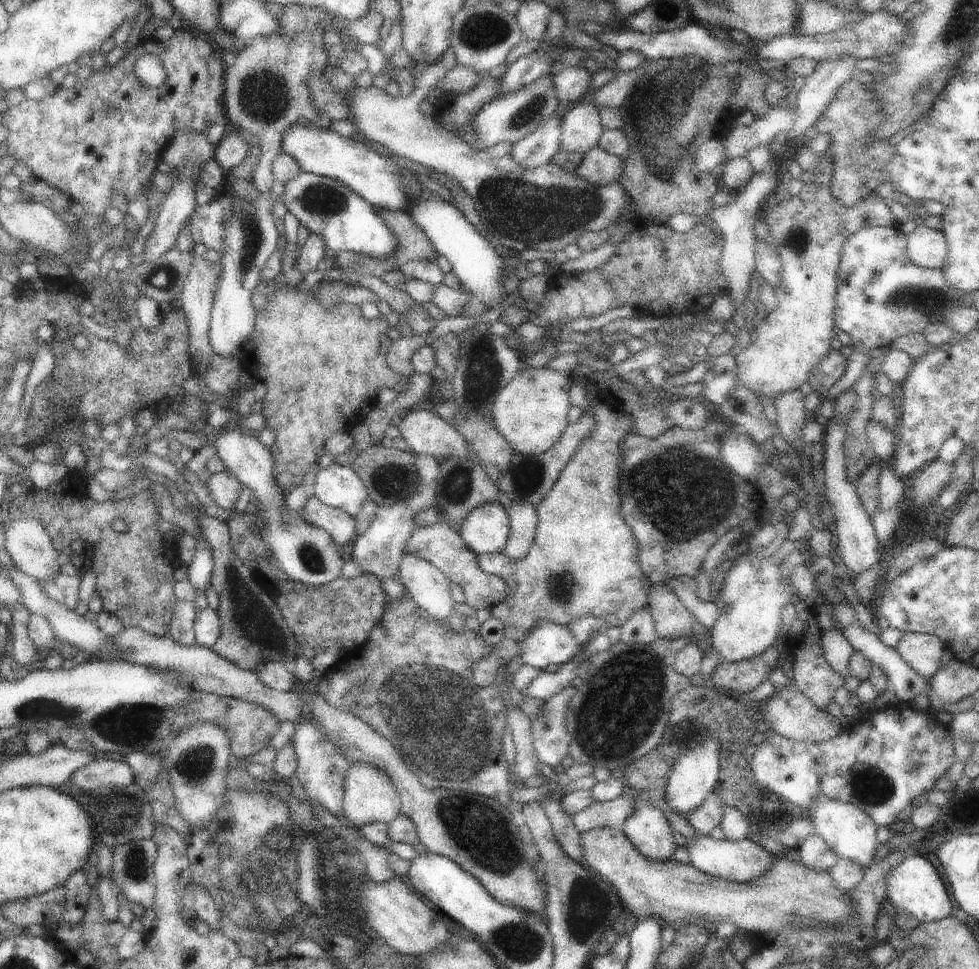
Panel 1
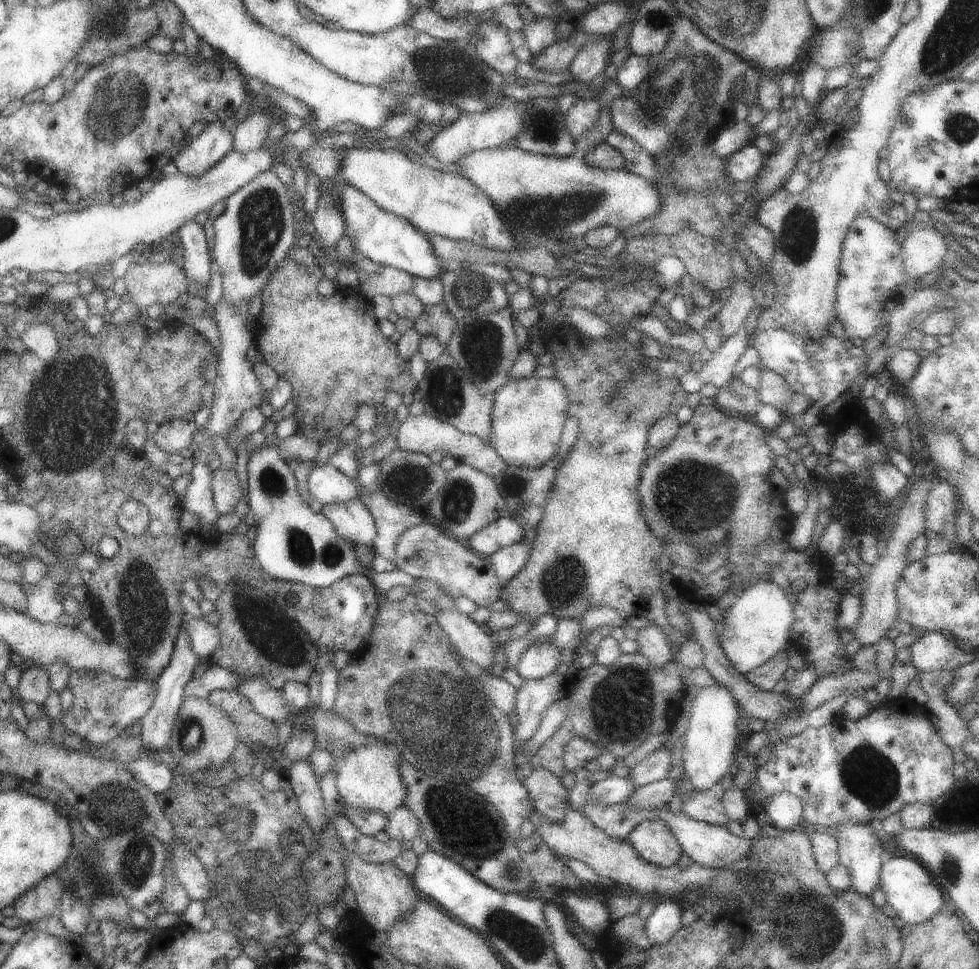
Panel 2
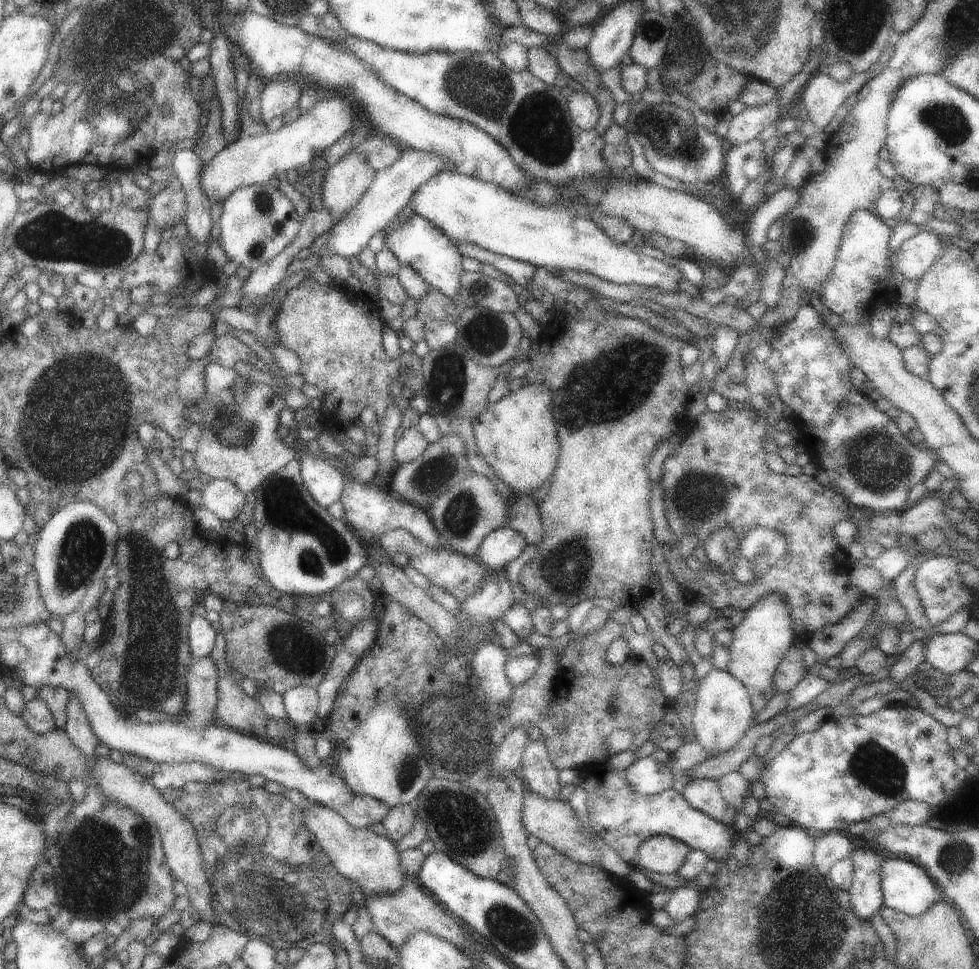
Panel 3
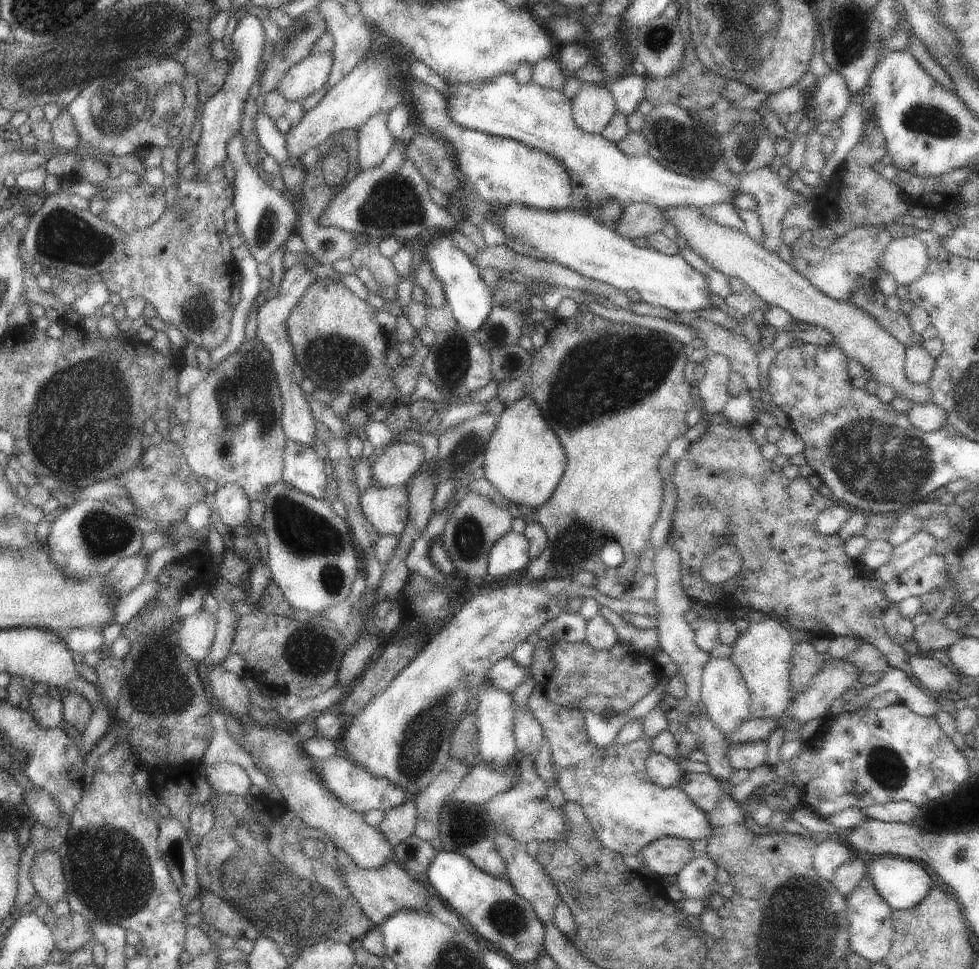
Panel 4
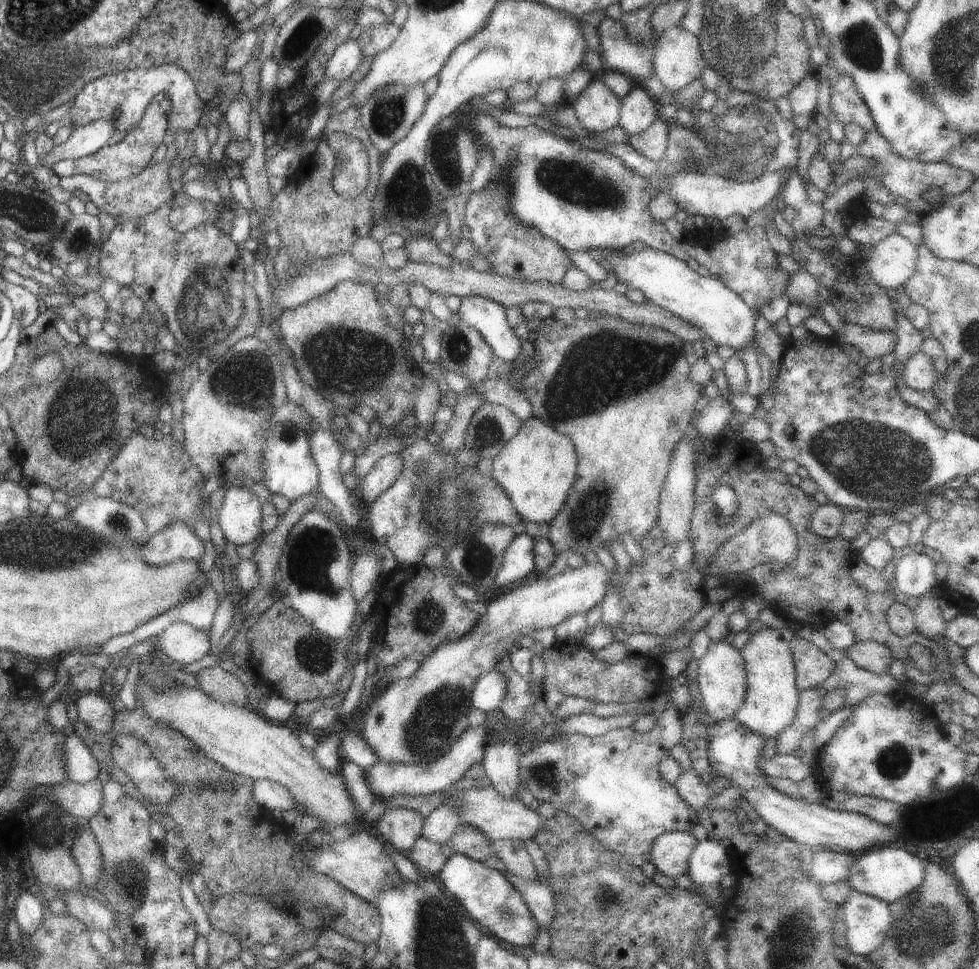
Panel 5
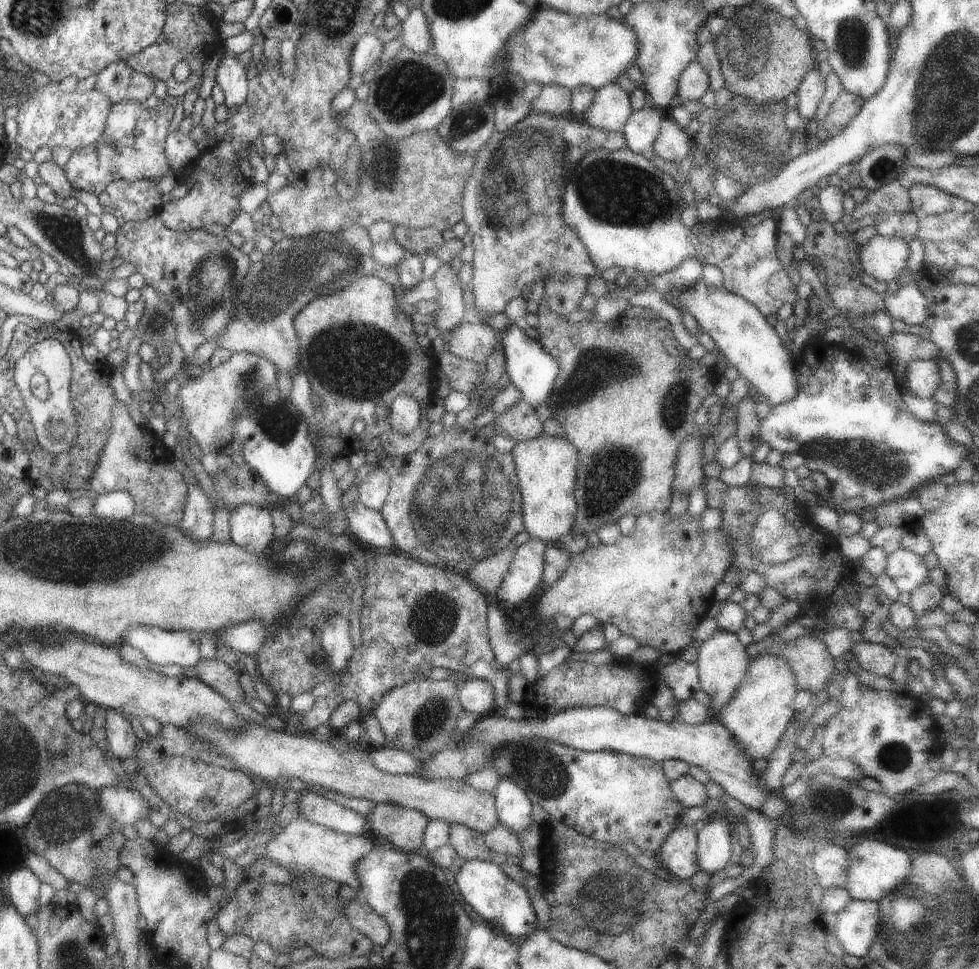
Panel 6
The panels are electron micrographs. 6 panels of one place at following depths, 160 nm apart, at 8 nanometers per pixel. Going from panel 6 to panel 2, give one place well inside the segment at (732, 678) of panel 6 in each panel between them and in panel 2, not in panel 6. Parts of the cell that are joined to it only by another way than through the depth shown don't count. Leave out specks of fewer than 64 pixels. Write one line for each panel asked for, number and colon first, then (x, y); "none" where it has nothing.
2: (710, 744)
3: (723, 713)
4: (725, 698)
5: (722, 680)

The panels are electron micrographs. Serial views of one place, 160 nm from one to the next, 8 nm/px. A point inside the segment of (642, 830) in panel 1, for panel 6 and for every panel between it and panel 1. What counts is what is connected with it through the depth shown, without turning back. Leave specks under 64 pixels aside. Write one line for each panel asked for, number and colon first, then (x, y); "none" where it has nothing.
2: (653, 840)
3: (662, 854)
4: (668, 855)
5: (670, 853)
6: (678, 855)

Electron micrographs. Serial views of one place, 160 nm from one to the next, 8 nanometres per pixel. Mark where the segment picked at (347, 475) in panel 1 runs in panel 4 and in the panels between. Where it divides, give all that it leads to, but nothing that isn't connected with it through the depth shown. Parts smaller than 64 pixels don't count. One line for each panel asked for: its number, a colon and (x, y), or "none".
2: (327, 485)
3: (326, 483)
4: (303, 468)

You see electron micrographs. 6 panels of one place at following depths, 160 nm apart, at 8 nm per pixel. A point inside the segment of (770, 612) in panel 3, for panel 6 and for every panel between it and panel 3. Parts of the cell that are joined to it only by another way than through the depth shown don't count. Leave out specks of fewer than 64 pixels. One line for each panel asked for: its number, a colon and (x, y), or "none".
4: (762, 654)
5: (770, 706)
6: (758, 716)

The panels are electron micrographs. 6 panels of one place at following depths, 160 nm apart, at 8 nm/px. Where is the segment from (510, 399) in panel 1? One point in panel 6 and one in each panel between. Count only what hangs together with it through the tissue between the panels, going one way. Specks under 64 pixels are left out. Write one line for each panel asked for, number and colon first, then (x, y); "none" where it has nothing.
2: (528, 414)
3: (517, 436)
4: (524, 459)
5: (537, 466)
6: (546, 466)

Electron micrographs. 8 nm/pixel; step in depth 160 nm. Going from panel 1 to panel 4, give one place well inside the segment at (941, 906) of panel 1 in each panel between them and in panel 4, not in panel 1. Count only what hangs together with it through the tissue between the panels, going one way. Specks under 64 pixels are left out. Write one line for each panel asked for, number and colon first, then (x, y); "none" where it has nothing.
2: (910, 889)
3: (907, 888)
4: (903, 883)

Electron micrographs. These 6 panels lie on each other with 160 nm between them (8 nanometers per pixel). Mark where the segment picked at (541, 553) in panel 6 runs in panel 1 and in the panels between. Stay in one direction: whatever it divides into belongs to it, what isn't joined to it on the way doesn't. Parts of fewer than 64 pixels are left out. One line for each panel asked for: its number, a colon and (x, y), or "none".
1: (485, 529)
2: (498, 535)
3: (498, 549)
4: (511, 553)
5: (518, 561)

